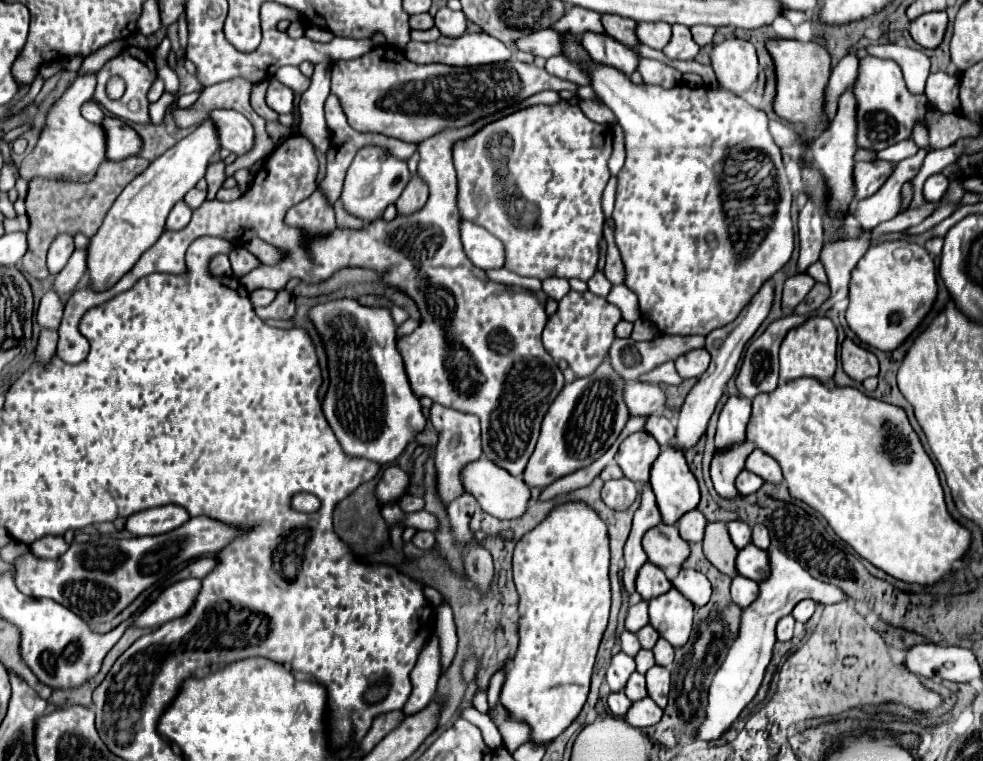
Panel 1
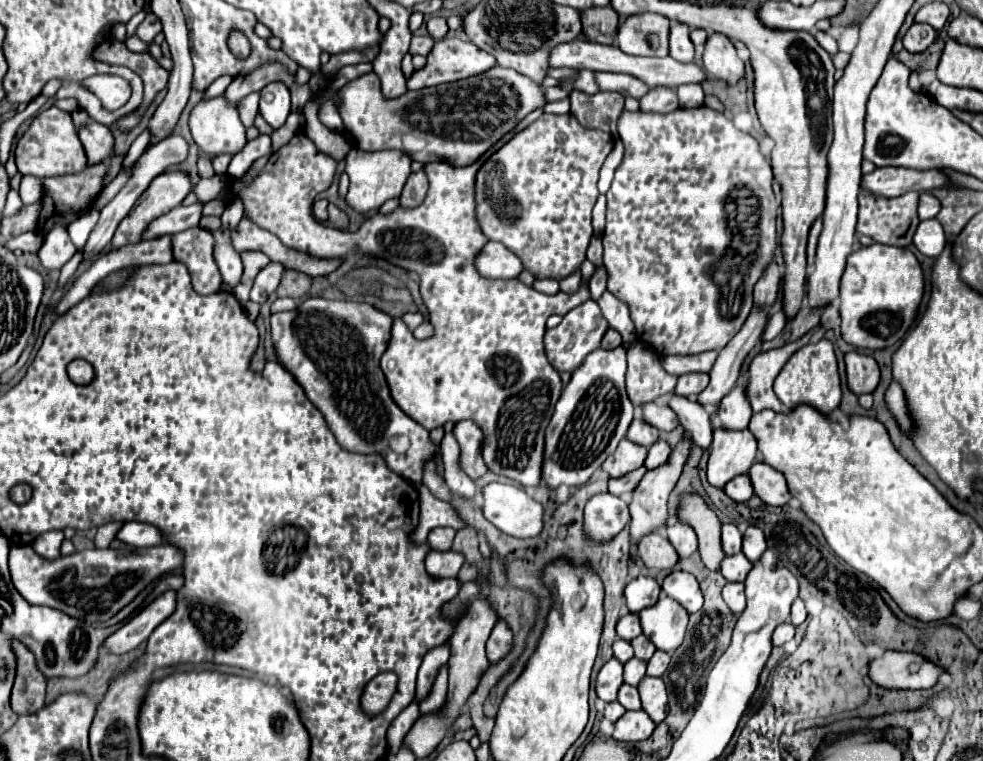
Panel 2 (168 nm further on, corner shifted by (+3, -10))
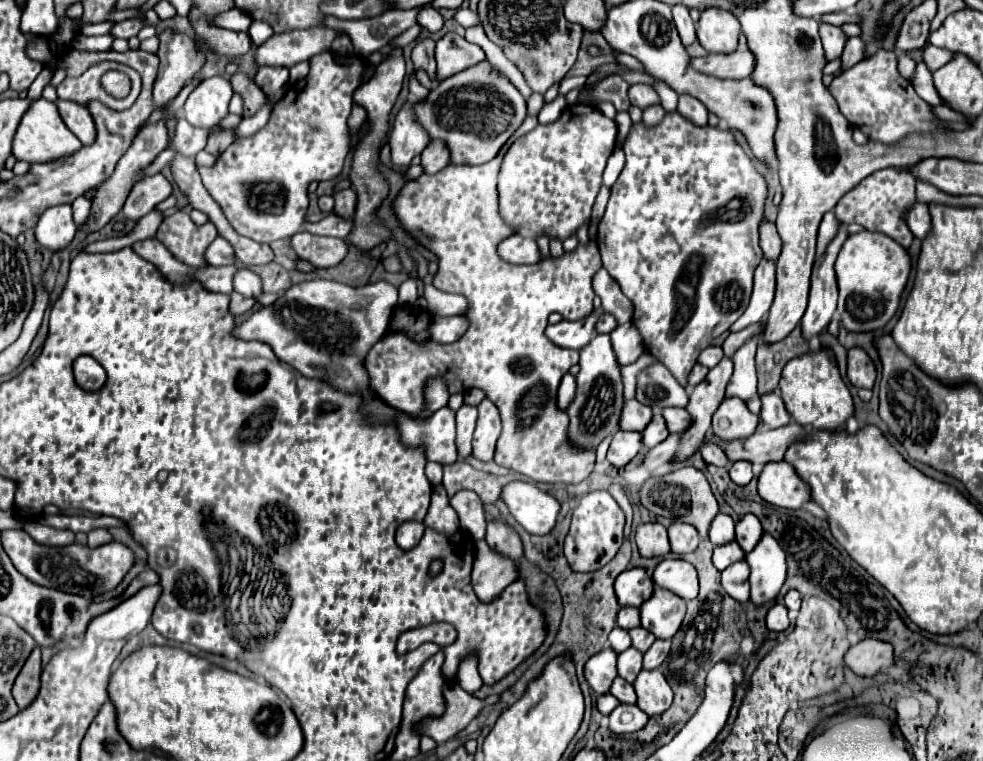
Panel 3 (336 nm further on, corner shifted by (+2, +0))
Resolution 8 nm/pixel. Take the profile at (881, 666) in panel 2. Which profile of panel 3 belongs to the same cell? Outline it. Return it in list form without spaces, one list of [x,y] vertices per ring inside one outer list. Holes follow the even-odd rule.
[[[866,638],[846,652],[846,664],[858,676],[876,676],[880,670],[894,666],[894,648],[890,642]]]

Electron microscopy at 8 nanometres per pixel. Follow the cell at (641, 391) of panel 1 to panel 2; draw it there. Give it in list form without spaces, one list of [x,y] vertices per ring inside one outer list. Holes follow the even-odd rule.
[[[649,402],[645,404],[643,408],[643,420],[649,422],[651,426],[655,426],[657,430],[665,430],[665,432],[671,432],[673,428],[677,428],[679,420],[677,420],[677,414],[673,414],[673,410],[665,404],[657,404],[657,402]]]

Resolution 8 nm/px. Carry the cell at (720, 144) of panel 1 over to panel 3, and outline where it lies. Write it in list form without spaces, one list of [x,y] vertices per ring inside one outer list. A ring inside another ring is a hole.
[[[678,110],[668,112],[662,122],[656,126],[646,126],[644,122],[636,122],[630,128],[630,134],[622,146],[626,154],[626,166],[620,172],[618,180],[610,188],[610,200],[606,206],[606,214],[598,224],[598,248],[602,254],[602,264],[608,270],[608,274],[618,282],[622,292],[632,300],[634,304],[634,324],[642,334],[642,340],[646,344],[646,350],[654,354],[672,374],[678,378],[682,386],[686,386],[686,376],[690,368],[696,364],[698,354],[712,344],[714,338],[718,338],[722,332],[734,324],[744,310],[748,308],[750,294],[752,294],[752,276],[756,266],[762,260],[762,250],[758,246],[760,236],[760,224],[764,220],[764,204],[768,196],[768,184],[766,178],[756,170],[752,158],[742,150],[742,146],[736,142],[734,132],[730,128],[718,128],[718,126],[696,126],[692,120],[686,120]]]

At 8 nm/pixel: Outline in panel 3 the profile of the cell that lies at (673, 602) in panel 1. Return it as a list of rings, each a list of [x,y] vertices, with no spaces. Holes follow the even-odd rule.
[[[656,588],[654,594],[640,606],[642,626],[650,628],[650,632],[662,640],[670,640],[680,630],[684,614],[686,600],[664,588]]]

